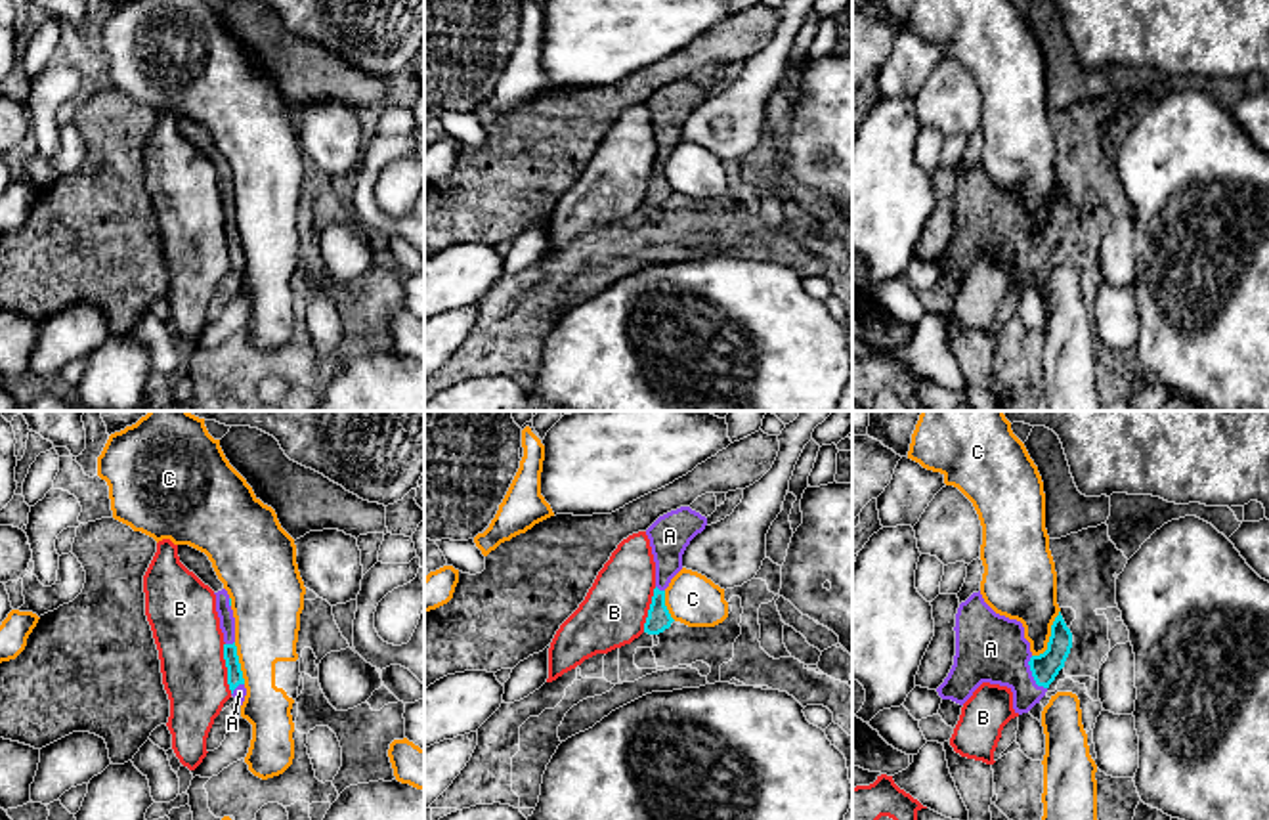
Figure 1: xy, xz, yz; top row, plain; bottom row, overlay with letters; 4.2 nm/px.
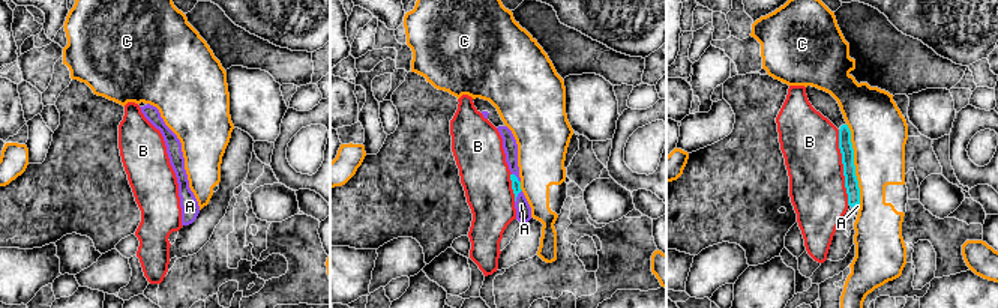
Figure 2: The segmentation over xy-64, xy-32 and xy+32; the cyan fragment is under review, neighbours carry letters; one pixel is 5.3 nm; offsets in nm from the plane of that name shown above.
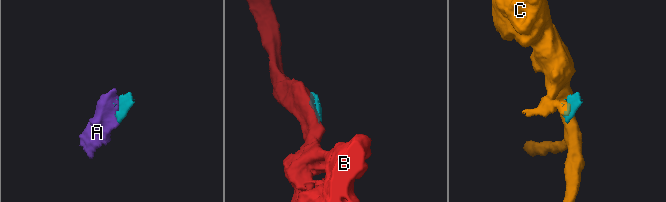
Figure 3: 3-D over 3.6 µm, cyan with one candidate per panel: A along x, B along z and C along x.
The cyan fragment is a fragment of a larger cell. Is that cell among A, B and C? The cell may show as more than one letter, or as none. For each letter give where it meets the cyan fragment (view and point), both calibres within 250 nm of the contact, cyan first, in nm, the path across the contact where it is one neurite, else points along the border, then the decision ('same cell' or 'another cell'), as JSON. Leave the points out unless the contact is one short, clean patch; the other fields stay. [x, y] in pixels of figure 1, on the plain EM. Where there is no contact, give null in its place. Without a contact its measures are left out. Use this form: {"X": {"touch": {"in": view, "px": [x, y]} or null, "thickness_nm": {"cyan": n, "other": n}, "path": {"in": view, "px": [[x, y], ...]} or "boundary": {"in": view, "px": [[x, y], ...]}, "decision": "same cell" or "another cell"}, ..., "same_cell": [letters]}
{"A": {"touch": {"in": "yz", "px": [1032, 247]}, "thickness_nm": {"cyan": 120, "other": 280}, "decision": "same cell"}, "B": {"touch": {"in": "xy", "px": [226, 237]}, "thickness_nm": {"cyan": 60, "other": 280}, "decision": "another cell"}, "C": {"touch": {"in": "yz", "px": [1050, 209]}, "thickness_nm": {"cyan": 120, "other": 300}, "boundary": {"in": "yz", "px": [[1059, 182], [1048, 218], [1032, 228]]}, "decision": "another cell"}, "same_cell": ["A"]}

